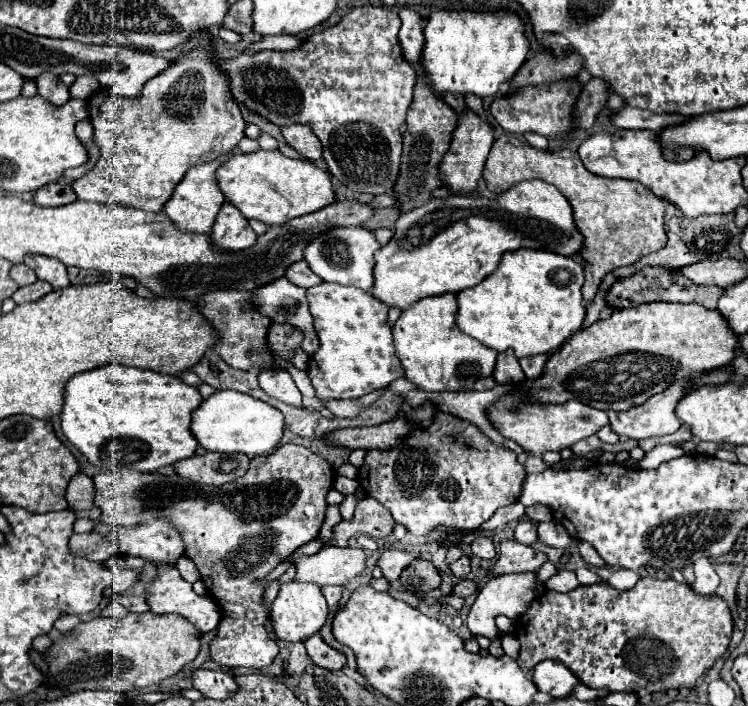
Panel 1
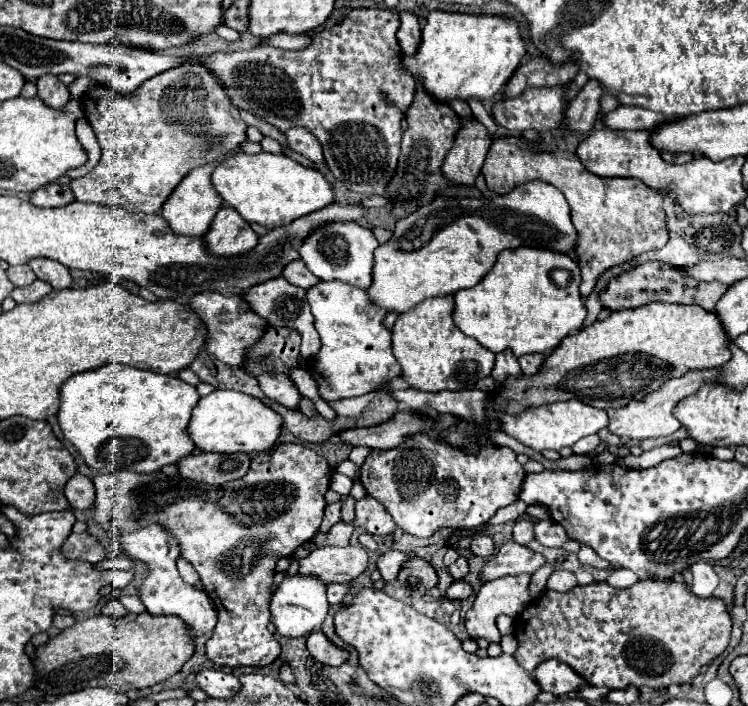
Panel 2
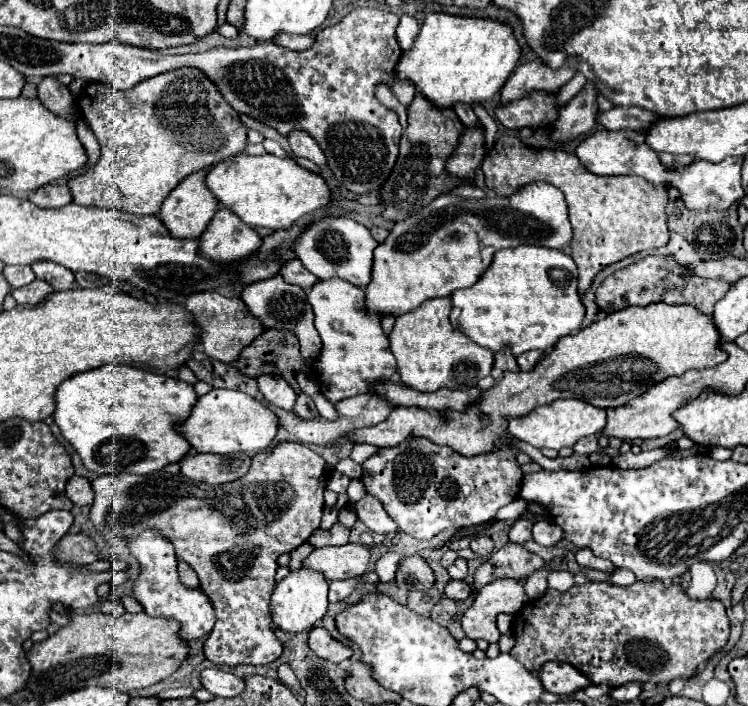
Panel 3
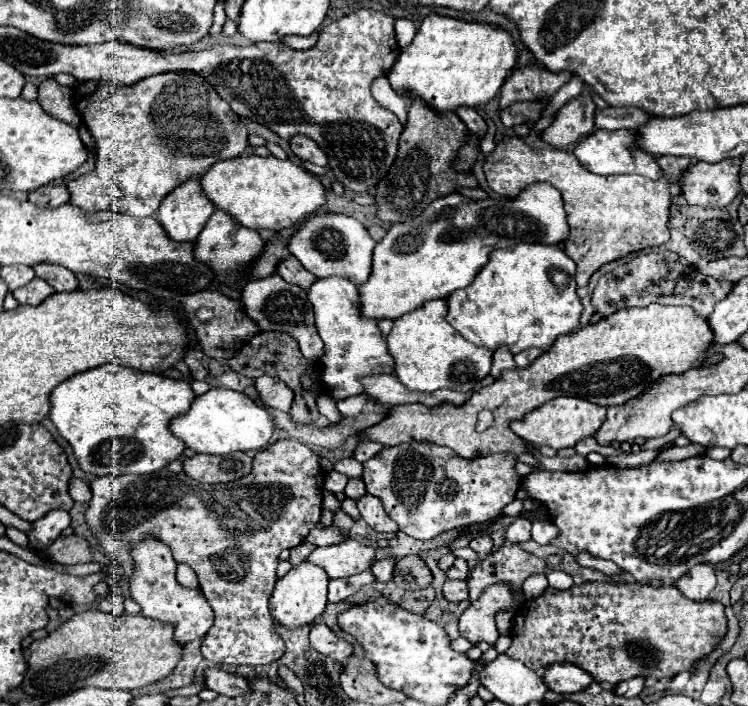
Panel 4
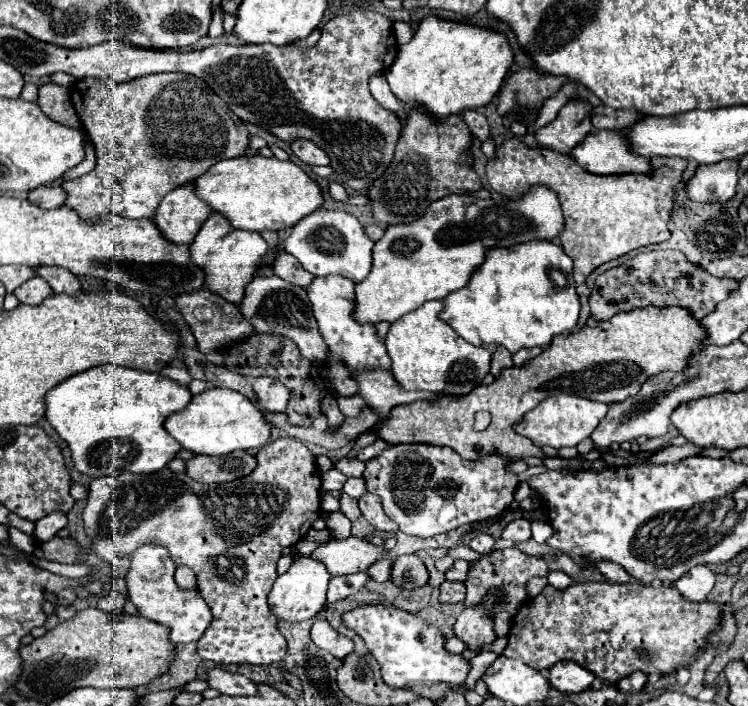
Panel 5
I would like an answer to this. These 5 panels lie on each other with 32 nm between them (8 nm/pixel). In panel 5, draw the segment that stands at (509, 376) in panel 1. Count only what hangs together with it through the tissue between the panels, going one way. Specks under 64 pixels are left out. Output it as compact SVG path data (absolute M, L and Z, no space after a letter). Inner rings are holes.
M498 348L498 350L492 354L492 368L490 368L490 372L492 372L494 376L498 376L504 368L510 368L510 366L514 366L514 364L512 364L512 354L510 354L506 348Z

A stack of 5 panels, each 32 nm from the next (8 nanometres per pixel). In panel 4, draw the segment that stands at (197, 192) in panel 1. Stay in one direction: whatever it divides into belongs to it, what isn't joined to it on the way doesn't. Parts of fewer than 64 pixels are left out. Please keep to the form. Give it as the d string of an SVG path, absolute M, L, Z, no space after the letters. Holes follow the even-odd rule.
M198 176L186 180L174 188L160 204L156 220L164 226L168 238L176 242L192 242L200 234L200 228L208 222L214 208L200 196Z

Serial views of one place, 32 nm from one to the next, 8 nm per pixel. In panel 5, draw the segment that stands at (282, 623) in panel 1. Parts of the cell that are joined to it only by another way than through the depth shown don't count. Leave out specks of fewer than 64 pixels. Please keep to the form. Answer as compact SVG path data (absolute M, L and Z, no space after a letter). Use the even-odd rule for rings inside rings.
M312 554L296 556L292 566L274 580L272 592L268 594L268 604L280 620L306 620L306 618L312 618L326 604L328 580L330 580L330 574L328 574L328 570L324 568L324 564L320 560L312 558Z

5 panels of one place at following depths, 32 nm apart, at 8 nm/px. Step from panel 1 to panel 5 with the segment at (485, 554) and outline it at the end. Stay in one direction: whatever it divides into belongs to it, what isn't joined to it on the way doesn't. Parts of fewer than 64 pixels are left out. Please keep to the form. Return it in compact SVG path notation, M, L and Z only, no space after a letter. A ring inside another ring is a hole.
M480 534L480 536L476 536L470 544L468 544L474 552L478 552L478 554L488 554L488 552L492 552L492 548L494 548L494 538L490 536L490 534Z

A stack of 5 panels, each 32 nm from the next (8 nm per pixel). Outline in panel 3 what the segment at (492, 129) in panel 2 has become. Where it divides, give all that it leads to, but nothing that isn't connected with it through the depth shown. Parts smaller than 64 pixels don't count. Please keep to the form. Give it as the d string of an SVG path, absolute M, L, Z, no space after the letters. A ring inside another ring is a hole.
M476 103L472 104L471 106L480 121L484 123L483 125L485 128L485 147L486 151L489 151L495 144L498 126L495 119L488 114L482 104Z

